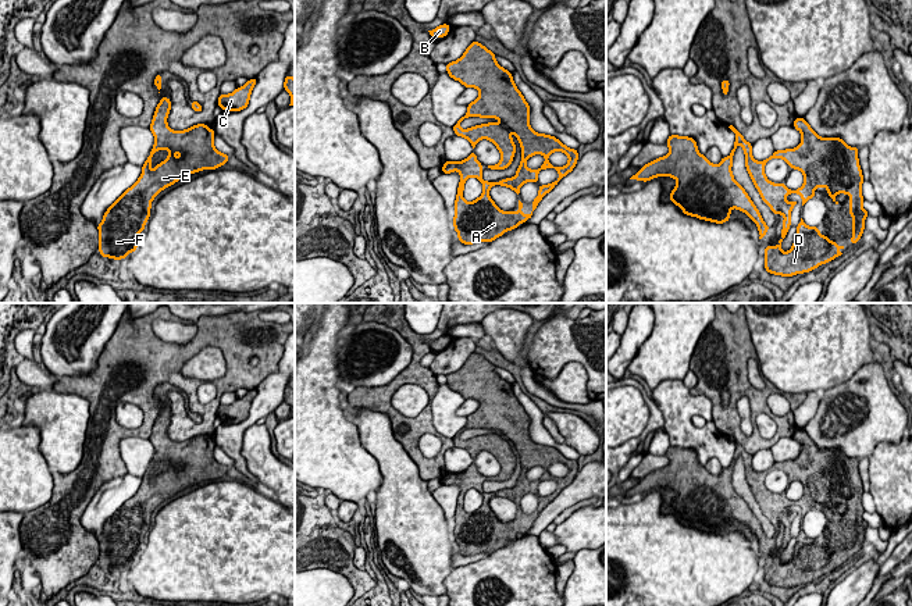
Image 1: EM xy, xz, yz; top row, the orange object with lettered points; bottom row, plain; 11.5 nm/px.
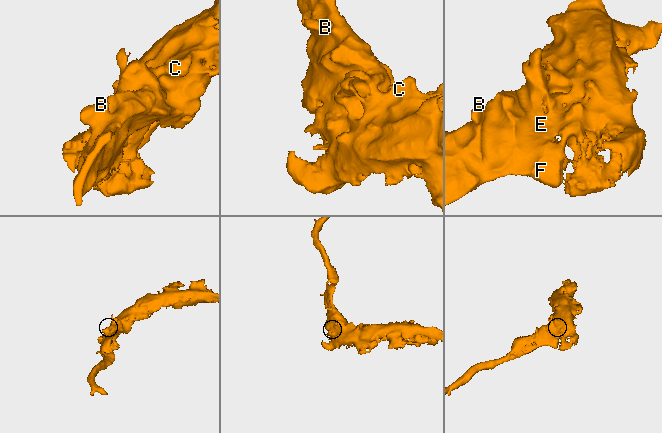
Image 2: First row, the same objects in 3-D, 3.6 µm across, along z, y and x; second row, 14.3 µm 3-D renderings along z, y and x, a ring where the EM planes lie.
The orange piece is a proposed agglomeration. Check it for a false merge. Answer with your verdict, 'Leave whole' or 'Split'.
Leave whole

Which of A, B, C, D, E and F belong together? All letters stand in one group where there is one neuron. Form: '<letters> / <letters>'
A B C D E F

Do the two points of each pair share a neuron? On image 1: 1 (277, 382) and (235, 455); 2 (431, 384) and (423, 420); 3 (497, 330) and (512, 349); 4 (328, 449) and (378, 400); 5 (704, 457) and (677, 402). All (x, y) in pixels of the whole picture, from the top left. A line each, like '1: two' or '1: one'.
1: one
2: one
3: one
4: two
5: one

